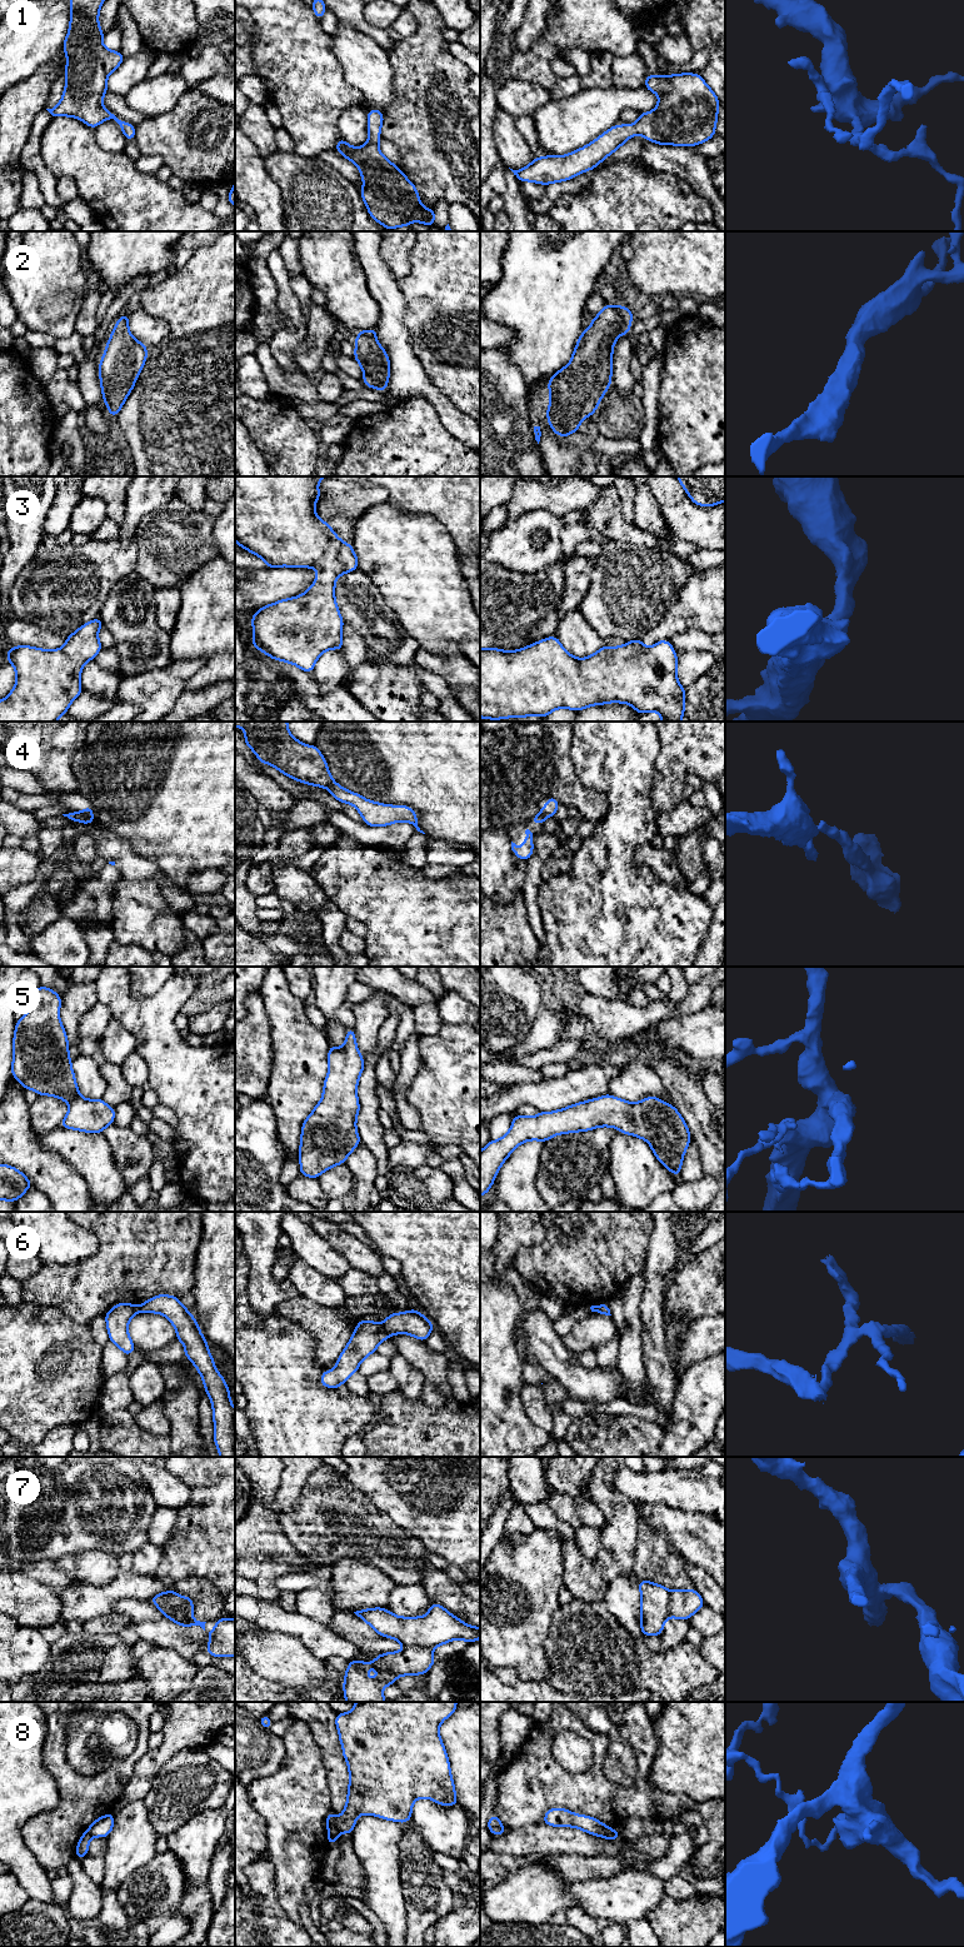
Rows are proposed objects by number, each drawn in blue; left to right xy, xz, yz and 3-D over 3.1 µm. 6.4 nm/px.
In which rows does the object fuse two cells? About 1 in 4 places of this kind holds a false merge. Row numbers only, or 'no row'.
4, 6, 7, 8

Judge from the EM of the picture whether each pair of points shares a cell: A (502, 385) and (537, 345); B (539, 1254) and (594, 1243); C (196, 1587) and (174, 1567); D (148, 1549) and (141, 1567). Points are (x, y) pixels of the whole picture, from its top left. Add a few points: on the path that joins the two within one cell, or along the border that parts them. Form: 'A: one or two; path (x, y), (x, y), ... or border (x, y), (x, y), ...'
A: two; border (502, 348), (518, 368), (528, 394)
B: one; path (553, 1256), (580, 1256)
C: two; border (171, 1587), (181, 1579), (201, 1577), (214, 1588)
D: one; path (148, 1553), (145, 1563)

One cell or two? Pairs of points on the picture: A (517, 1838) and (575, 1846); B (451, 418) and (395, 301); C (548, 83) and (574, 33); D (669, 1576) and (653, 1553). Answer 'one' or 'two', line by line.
A: one
B: one
C: one
D: one

